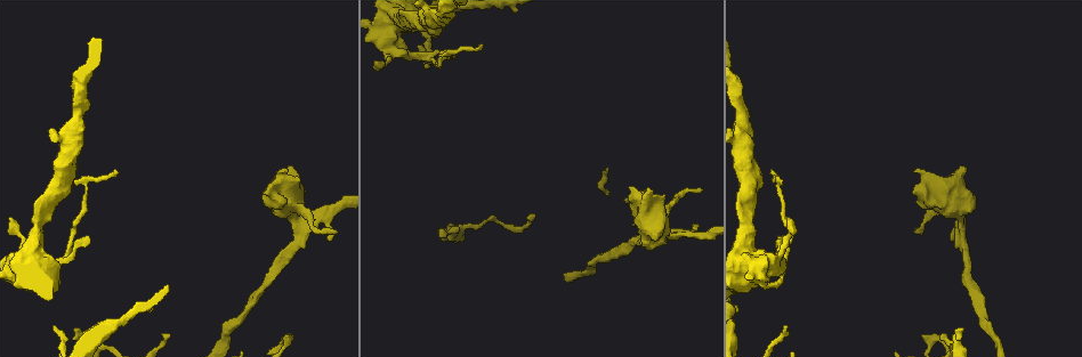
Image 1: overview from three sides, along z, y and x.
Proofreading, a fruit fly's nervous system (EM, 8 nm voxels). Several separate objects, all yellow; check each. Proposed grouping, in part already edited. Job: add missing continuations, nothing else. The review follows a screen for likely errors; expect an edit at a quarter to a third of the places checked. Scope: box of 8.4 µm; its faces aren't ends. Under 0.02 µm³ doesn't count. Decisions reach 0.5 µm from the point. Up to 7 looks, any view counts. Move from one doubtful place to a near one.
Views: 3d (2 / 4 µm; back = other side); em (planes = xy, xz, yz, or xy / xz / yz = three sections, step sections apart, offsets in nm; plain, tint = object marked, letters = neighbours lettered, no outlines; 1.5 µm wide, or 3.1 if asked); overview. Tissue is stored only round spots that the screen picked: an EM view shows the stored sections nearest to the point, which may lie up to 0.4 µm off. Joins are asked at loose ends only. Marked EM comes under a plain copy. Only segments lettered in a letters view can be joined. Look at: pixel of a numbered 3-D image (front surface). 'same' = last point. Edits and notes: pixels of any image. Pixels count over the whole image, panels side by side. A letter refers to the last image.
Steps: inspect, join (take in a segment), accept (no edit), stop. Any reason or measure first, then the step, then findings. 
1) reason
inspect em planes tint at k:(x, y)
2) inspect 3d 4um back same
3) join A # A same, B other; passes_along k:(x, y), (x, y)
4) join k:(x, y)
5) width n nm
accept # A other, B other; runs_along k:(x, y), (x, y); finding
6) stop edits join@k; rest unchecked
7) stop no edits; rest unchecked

free end
inspect em planes letters at 1:(442, 235)

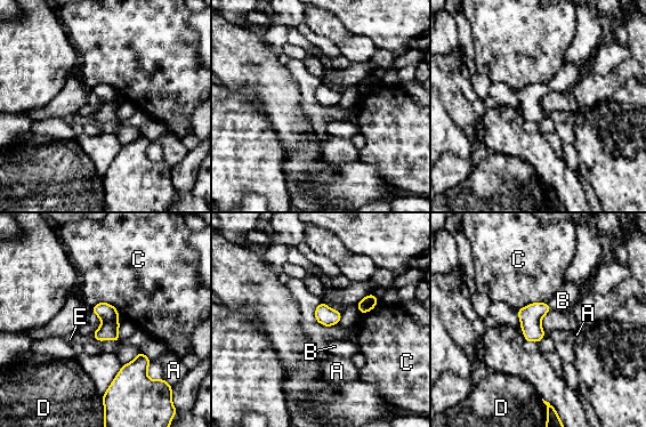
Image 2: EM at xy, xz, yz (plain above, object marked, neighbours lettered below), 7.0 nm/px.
accept # A other, B other, C other, D other, E other; border 2:(547, 304), (550, 309); none of them fits

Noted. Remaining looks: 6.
inspect 3d 2um at 1:(527, 218)

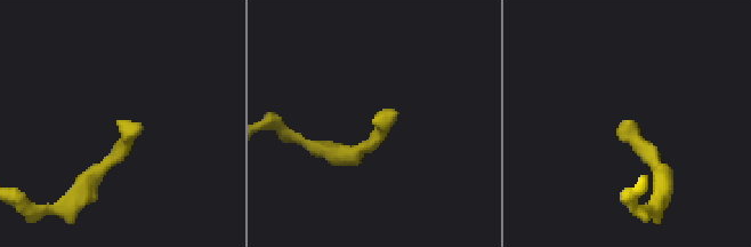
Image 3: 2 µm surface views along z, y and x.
shape alone is not enough
inspect em yz step 8 letters at 3:(623, 121)

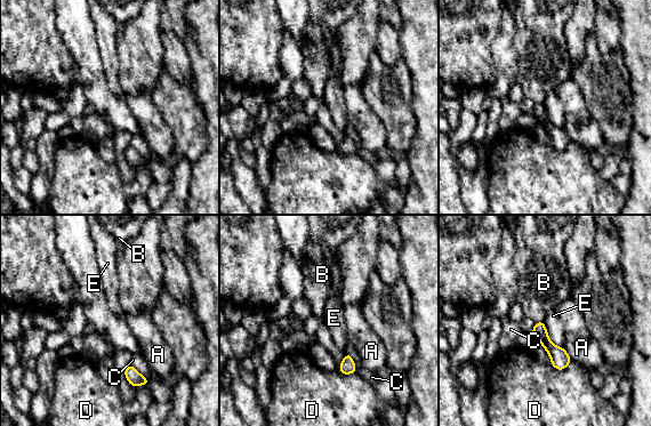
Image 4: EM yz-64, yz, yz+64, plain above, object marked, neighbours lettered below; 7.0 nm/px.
inspect em planes letters same

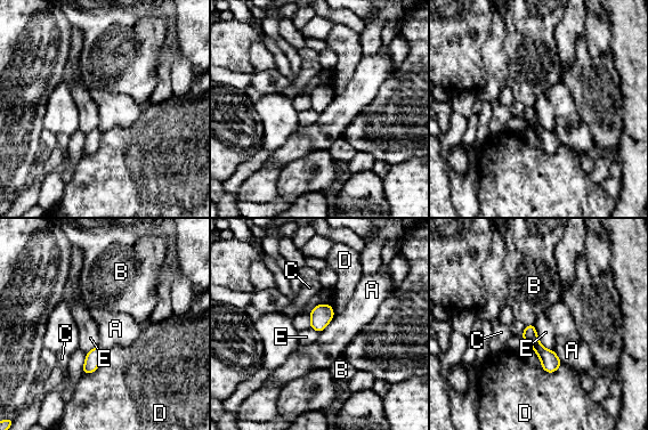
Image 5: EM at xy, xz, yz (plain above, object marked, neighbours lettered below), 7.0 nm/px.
accept # A other, B other, C other, D other, E other; border 5:(526, 324), (533, 325); no lettered segment goes on from it

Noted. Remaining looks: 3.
end of a long branch
inspect 3d 2um at 1:(483, 47)

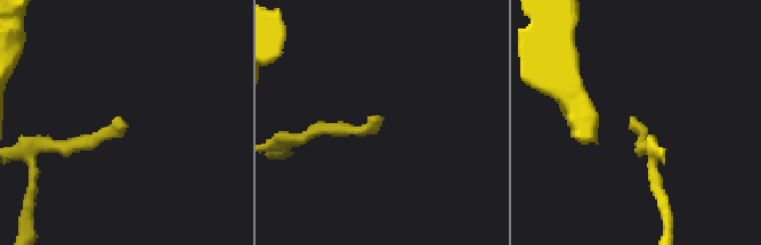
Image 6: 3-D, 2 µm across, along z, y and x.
inspect em planes letters at 6:(631, 124)

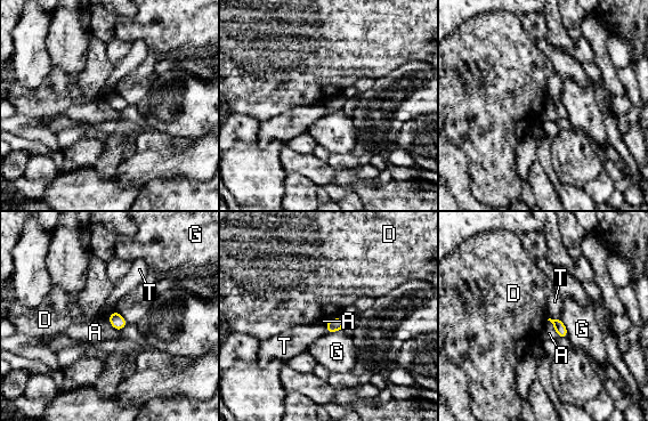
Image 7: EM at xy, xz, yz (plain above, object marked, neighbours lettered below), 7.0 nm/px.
accept # A other, D other, G other, T other; border 7:(107, 320), (115, 329), (127, 324); none of them fits

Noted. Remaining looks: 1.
stop no edits; rest unchecked

